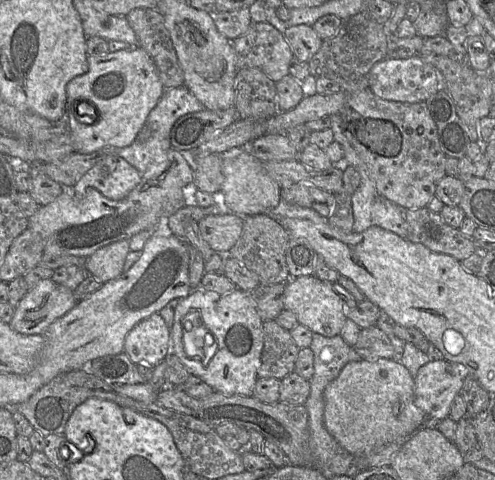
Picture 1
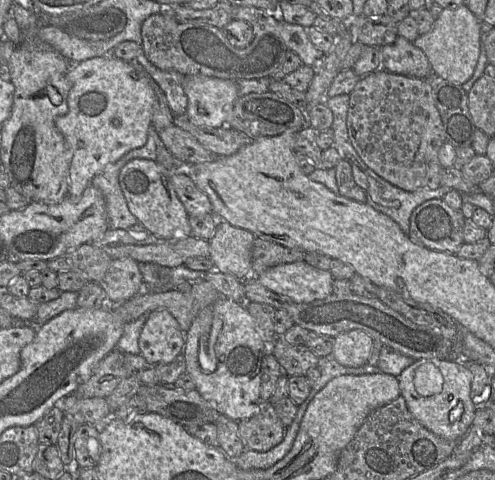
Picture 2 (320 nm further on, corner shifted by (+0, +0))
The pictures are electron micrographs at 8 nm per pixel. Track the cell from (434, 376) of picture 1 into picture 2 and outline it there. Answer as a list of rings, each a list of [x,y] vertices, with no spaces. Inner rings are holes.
[[[424,358],[415,360],[398,376],[400,395],[412,416],[434,434],[458,441],[473,424],[478,407],[471,396],[473,375],[461,361]]]

